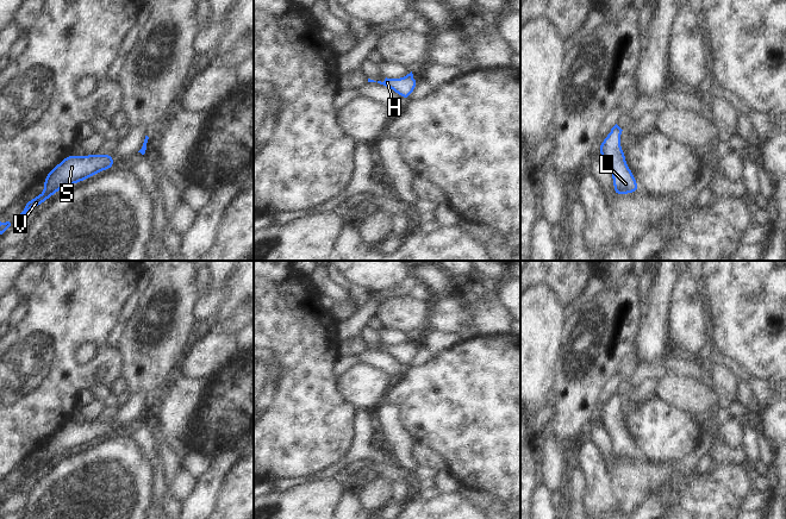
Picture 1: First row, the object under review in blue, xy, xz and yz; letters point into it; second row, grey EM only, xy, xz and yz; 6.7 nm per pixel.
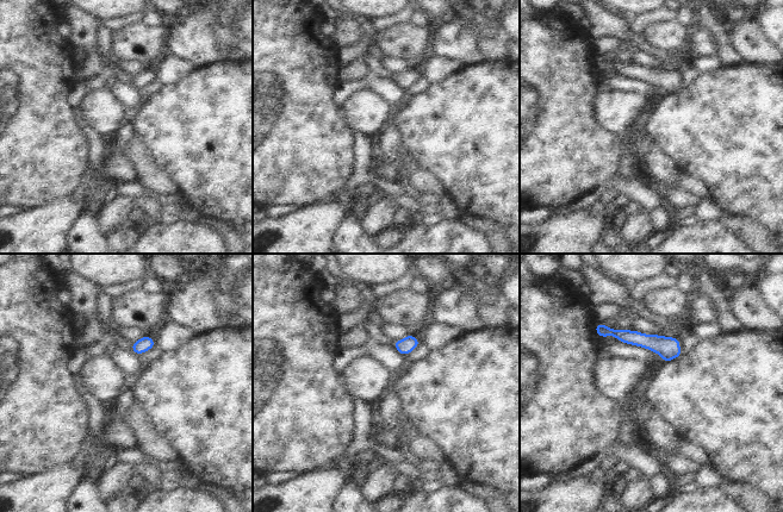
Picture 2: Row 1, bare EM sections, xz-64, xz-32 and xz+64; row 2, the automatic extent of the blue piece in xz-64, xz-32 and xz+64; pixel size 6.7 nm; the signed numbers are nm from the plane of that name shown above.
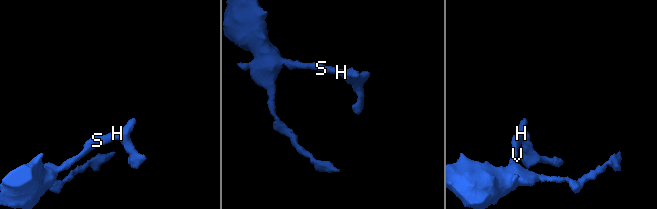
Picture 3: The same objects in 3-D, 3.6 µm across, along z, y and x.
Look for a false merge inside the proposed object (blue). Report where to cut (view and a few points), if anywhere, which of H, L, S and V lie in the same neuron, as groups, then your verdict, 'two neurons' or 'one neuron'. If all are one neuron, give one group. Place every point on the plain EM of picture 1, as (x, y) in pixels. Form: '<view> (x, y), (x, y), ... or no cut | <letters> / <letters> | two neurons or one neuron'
no cut | H L S V | one neuron

